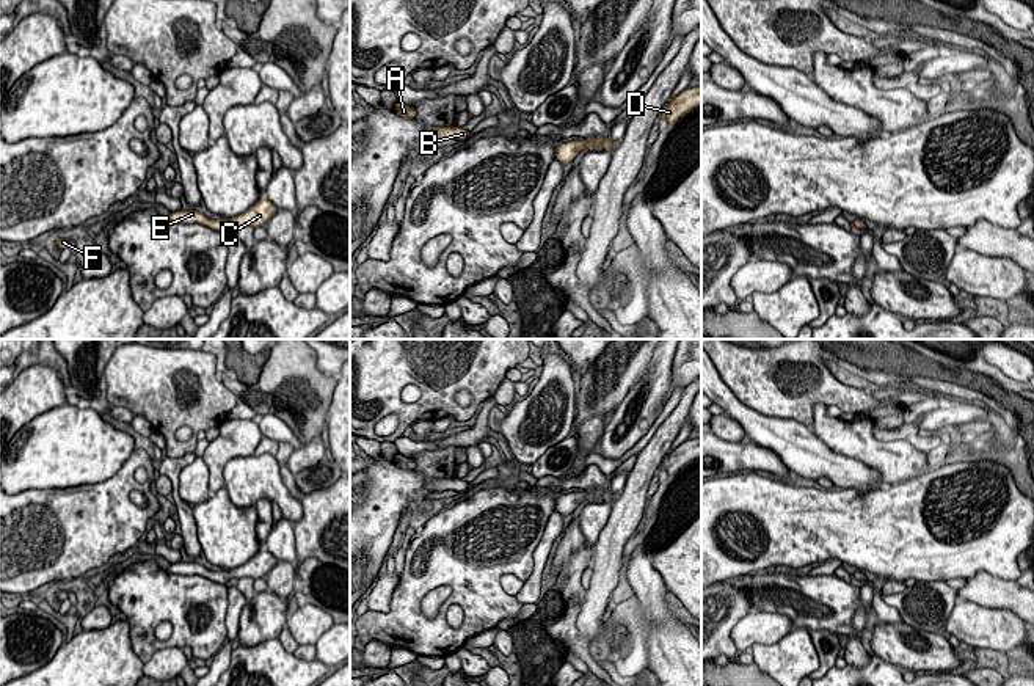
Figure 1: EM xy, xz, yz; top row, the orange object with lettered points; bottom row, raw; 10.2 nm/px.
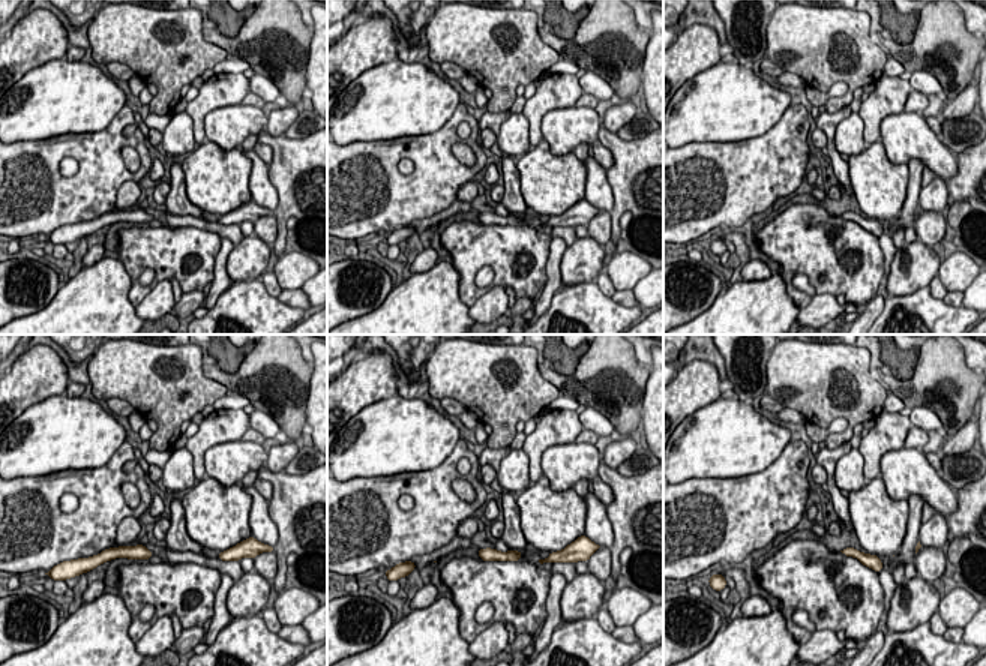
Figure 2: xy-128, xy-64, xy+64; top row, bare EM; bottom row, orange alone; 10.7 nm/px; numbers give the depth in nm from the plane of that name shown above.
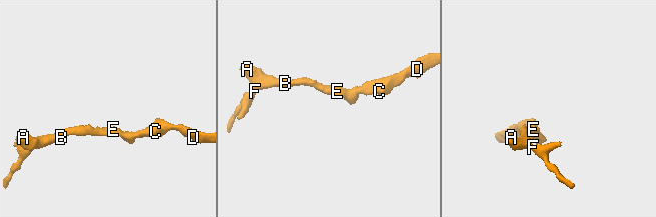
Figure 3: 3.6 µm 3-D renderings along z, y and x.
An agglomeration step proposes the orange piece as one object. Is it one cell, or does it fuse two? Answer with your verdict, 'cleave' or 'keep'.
keep

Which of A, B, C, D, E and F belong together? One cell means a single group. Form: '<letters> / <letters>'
A B C D E F

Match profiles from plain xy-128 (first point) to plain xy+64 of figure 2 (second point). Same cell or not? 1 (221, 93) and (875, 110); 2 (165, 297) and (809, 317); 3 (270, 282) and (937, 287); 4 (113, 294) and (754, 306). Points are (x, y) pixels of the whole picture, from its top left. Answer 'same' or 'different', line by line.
1: same
2: same
3: same
4: same

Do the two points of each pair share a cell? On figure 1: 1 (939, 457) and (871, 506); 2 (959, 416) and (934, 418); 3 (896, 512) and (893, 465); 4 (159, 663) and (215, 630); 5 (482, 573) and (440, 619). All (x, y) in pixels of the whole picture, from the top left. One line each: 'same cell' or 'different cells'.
1: different cells
2: same cell
3: different cells
4: different cells
5: same cell

